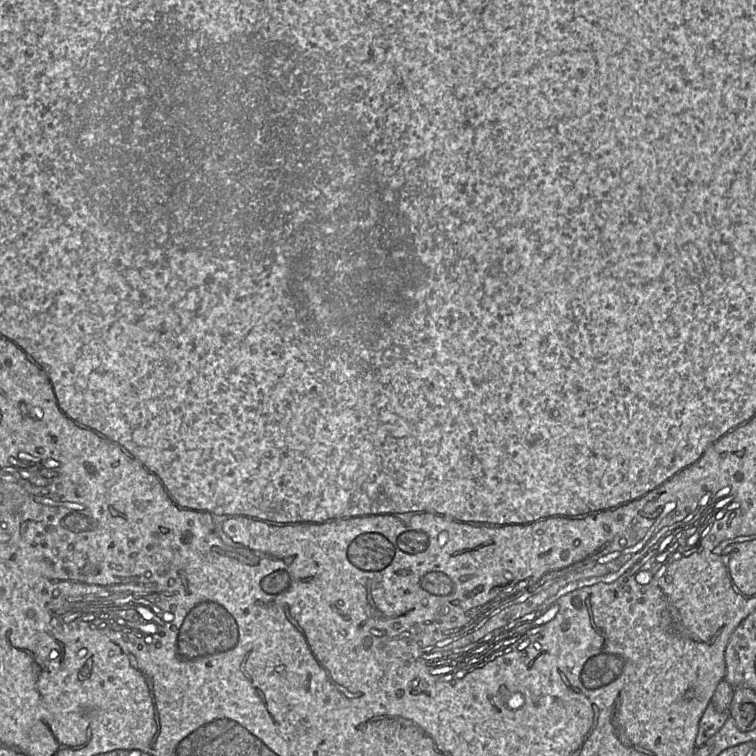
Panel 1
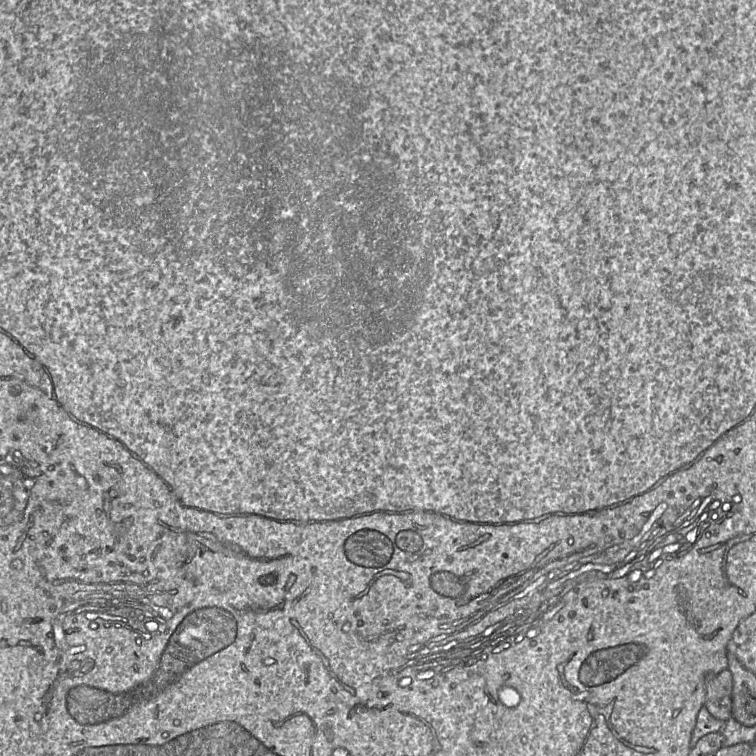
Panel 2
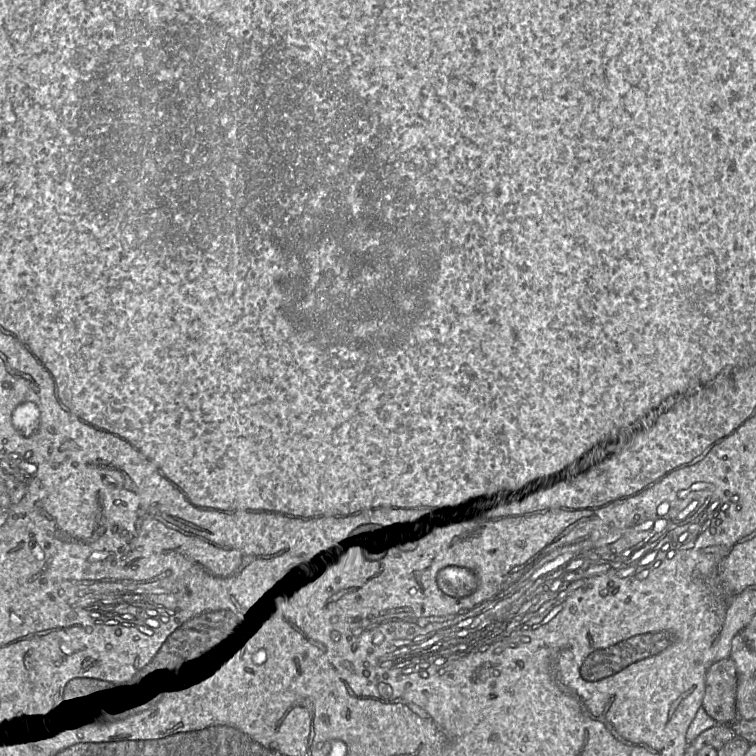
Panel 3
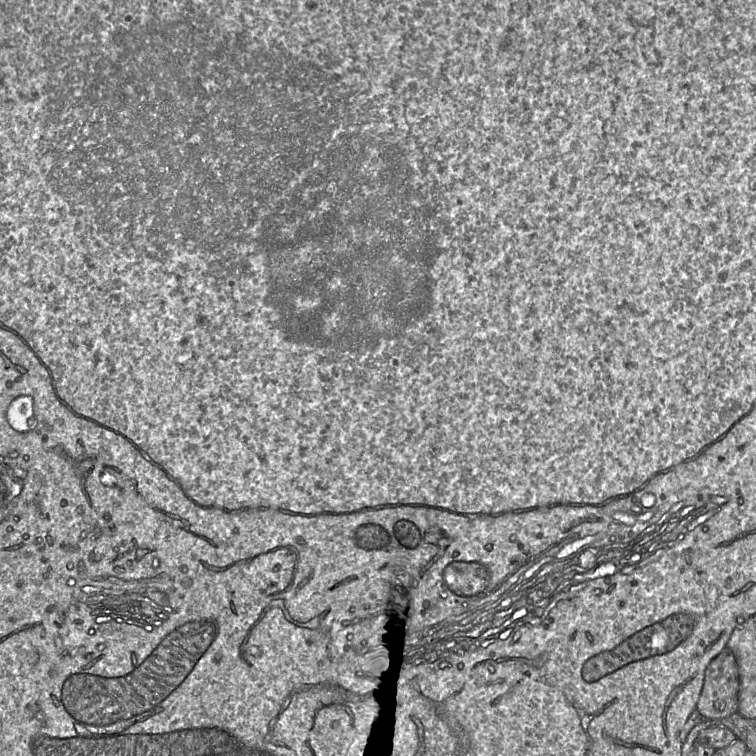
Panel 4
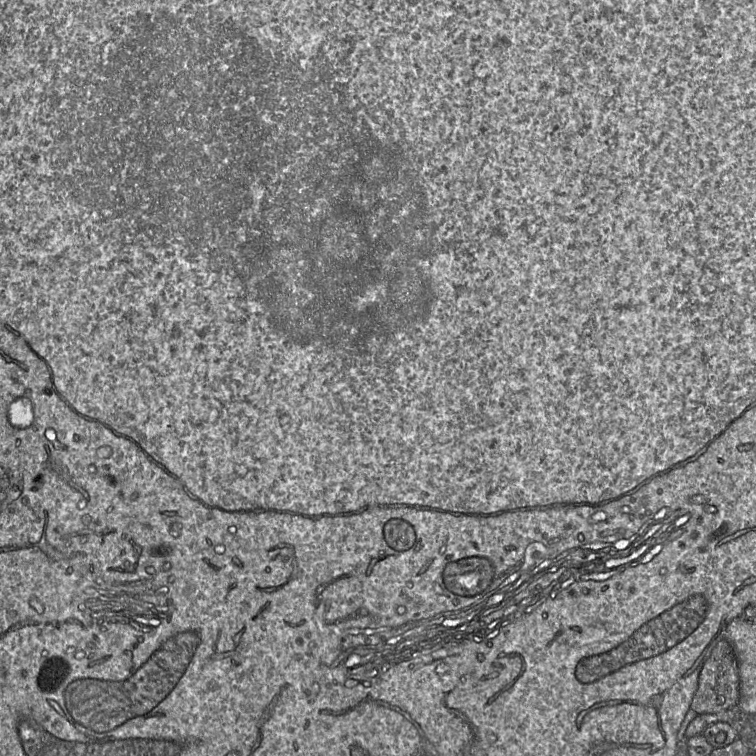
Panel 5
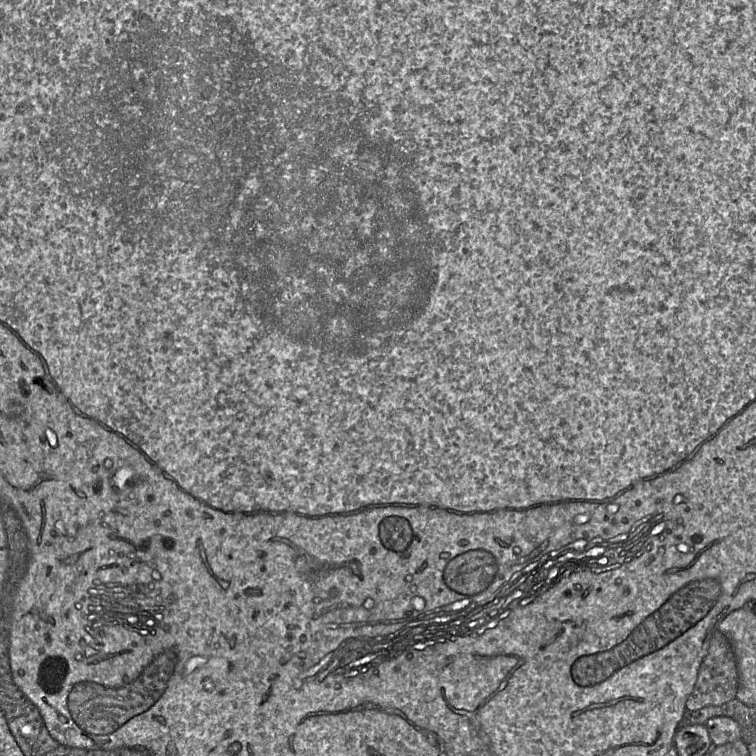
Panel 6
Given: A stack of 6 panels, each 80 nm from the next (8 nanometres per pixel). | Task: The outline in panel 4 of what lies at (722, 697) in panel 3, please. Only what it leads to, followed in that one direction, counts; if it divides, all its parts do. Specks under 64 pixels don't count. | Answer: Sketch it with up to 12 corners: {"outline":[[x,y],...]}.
{"outline":[[726,647],[708,665],[696,709],[738,711],[739,669]]}

